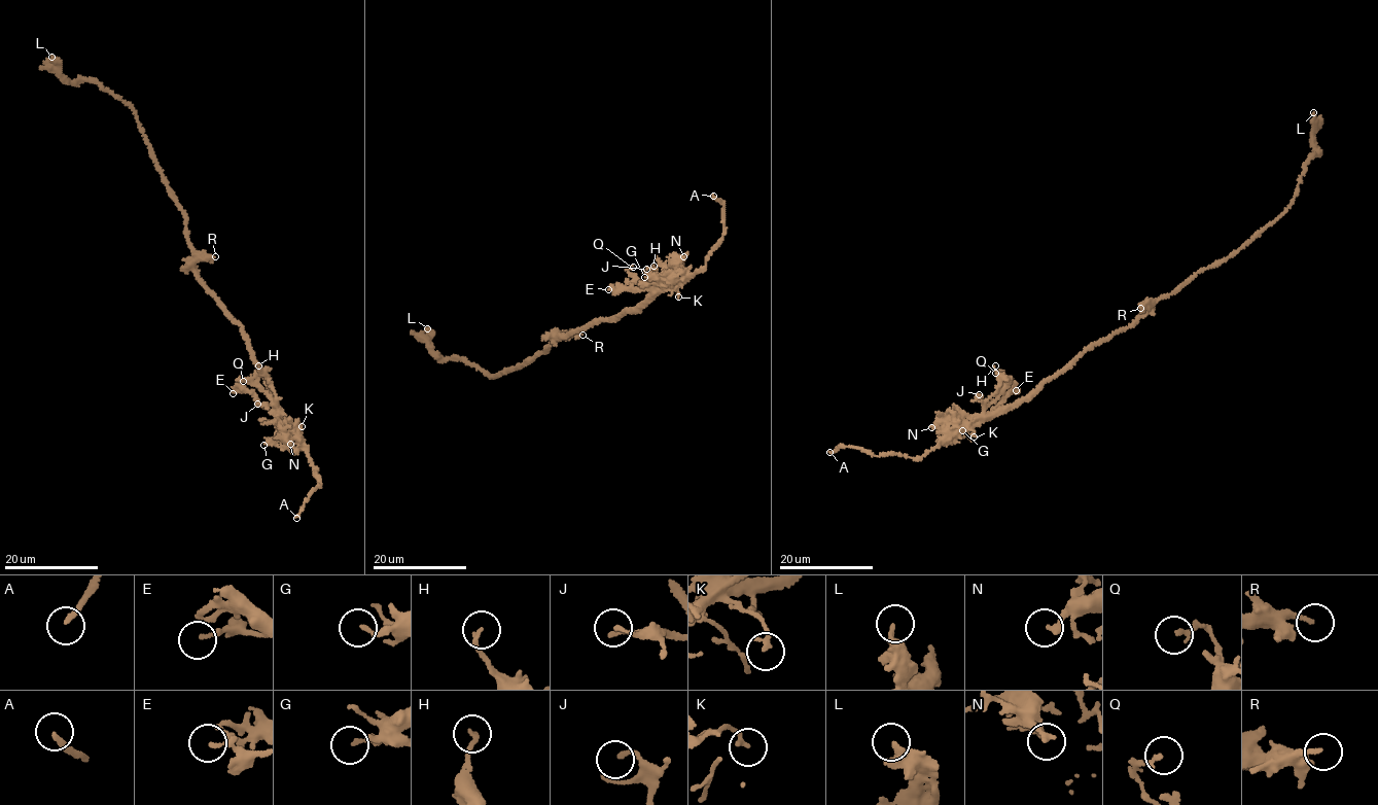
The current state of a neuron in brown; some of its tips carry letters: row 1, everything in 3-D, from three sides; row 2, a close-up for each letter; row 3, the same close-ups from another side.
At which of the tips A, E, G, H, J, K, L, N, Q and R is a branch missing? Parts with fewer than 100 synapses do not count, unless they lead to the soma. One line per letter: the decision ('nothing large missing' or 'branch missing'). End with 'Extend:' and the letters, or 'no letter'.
A: branch missing
E: nothing large missing
G: nothing large missing
H: nothing large missing
J: nothing large missing
K: nothing large missing
L: nothing large missing
N: nothing large missing
Q: nothing large missing
R: nothing large missing
Extend: A

